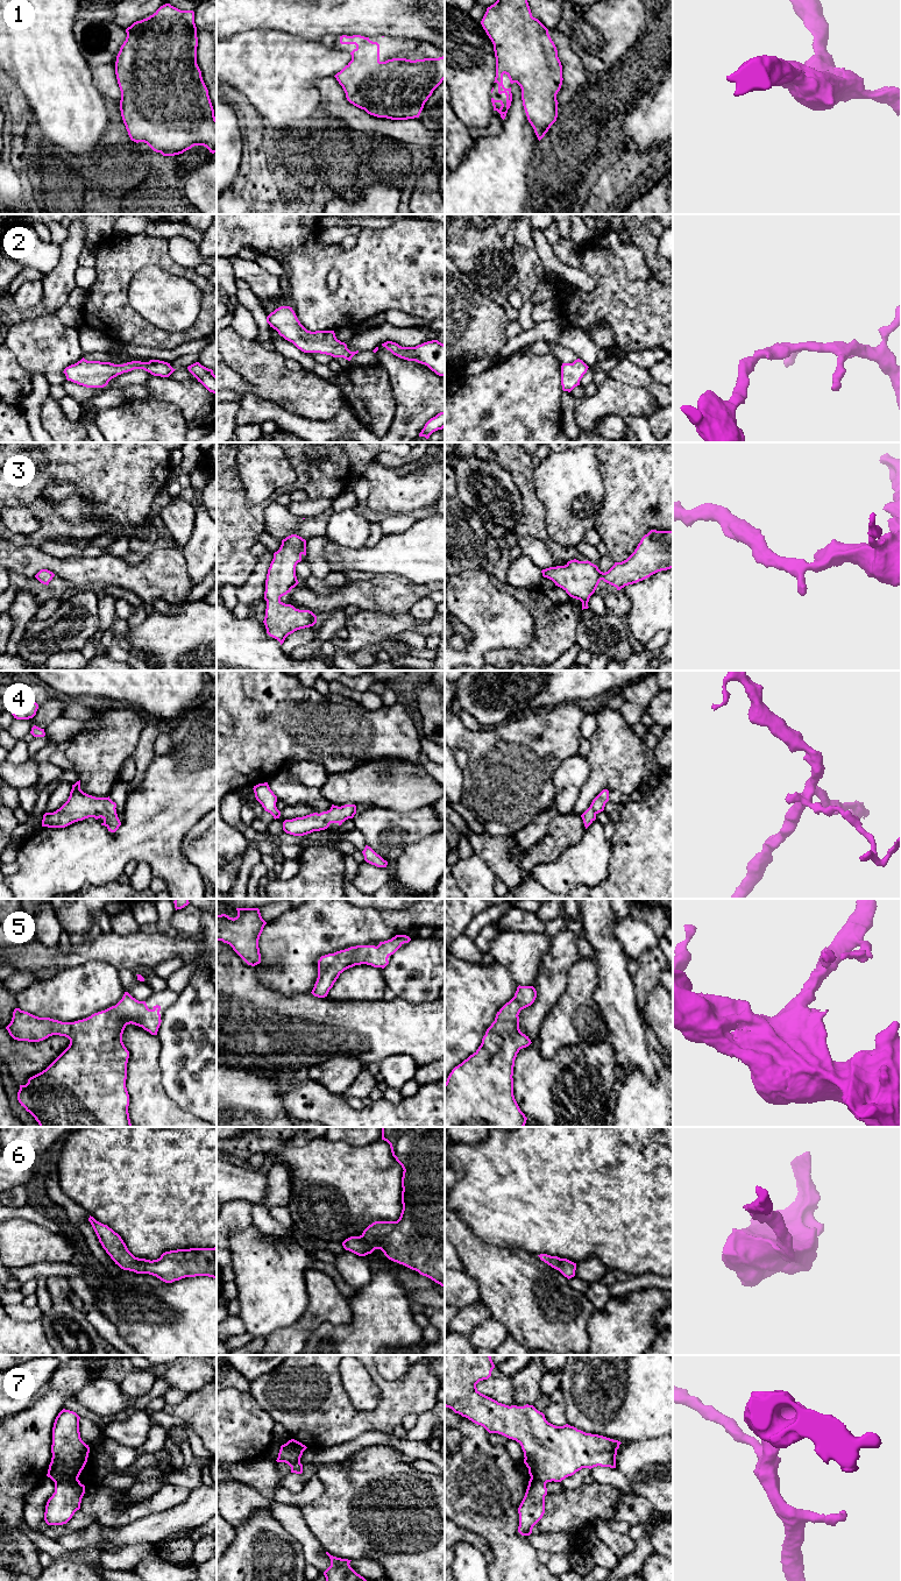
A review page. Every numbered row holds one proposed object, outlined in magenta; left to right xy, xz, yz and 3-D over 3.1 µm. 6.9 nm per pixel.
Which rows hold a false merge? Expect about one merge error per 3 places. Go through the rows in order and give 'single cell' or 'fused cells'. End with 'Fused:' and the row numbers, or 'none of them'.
1: single cell
2: single cell
3: single cell
4: single cell
5: single cell
6: single cell
7: fused cells
Fused: 7

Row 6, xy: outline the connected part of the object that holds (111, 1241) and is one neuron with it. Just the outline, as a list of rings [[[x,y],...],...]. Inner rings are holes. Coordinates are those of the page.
[[[91,1215],[88,1221],[102,1248],[123,1270],[149,1274],[165,1283],[196,1276],[217,1278],[217,1247],[170,1250],[163,1253],[159,1259],[150,1261],[135,1257],[121,1236],[107,1225],[97,1221]]]

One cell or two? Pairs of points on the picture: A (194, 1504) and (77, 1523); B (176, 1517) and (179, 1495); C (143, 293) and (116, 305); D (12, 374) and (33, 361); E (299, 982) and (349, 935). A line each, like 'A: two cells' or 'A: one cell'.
A: two cells
B: two cells
C: two cells
D: two cells
E: one cell

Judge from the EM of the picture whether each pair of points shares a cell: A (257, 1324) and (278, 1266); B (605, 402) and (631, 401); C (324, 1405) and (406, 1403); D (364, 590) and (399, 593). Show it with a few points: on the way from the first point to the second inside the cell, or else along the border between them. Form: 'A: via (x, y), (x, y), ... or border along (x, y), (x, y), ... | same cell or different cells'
A: via (263, 1310), (270, 1298), (270, 1280) | same cell
B: via (611, 401), (625, 401) | same cell
C: via (345, 1418), (383, 1418), (385, 1416) | same cell
D: via (373, 593), (391, 593) | same cell

